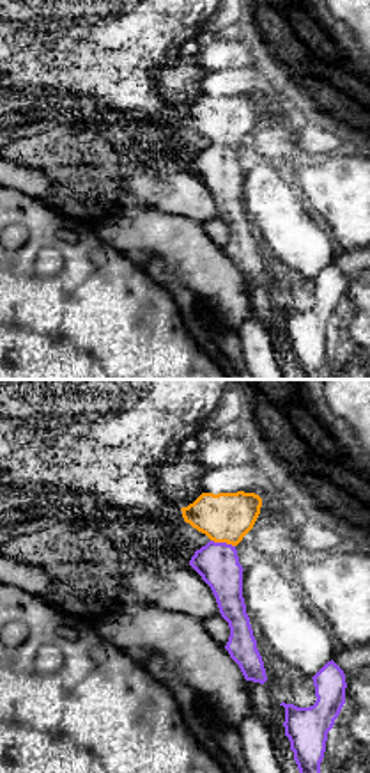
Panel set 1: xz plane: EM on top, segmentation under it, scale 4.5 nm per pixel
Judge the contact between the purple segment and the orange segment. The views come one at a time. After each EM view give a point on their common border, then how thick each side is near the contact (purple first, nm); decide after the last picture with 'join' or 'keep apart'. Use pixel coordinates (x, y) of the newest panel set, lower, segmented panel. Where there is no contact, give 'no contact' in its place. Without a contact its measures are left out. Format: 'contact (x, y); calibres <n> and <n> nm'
contact (223, 543); calibres 190 and 220 nm

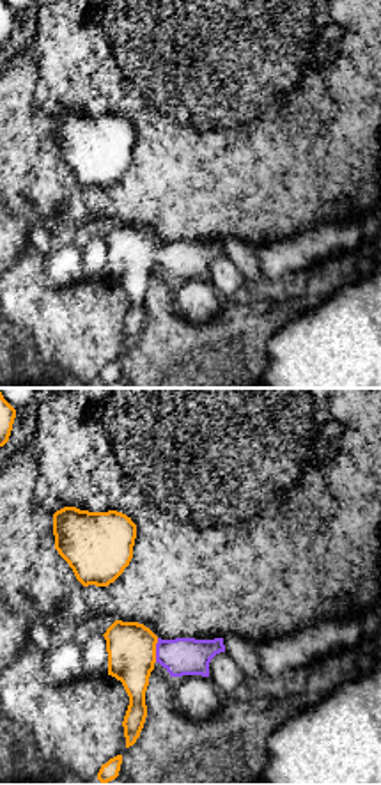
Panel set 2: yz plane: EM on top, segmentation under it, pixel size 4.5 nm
contact (156, 651); calibres 180 and 220 nm

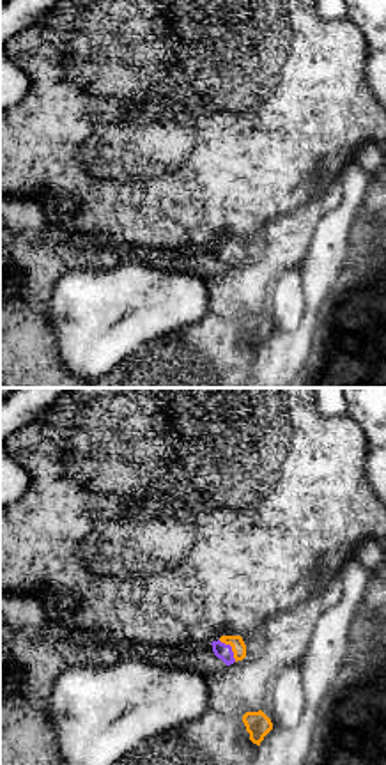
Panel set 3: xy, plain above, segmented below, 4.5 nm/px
contact (231, 649); calibres 70 and 70 nm

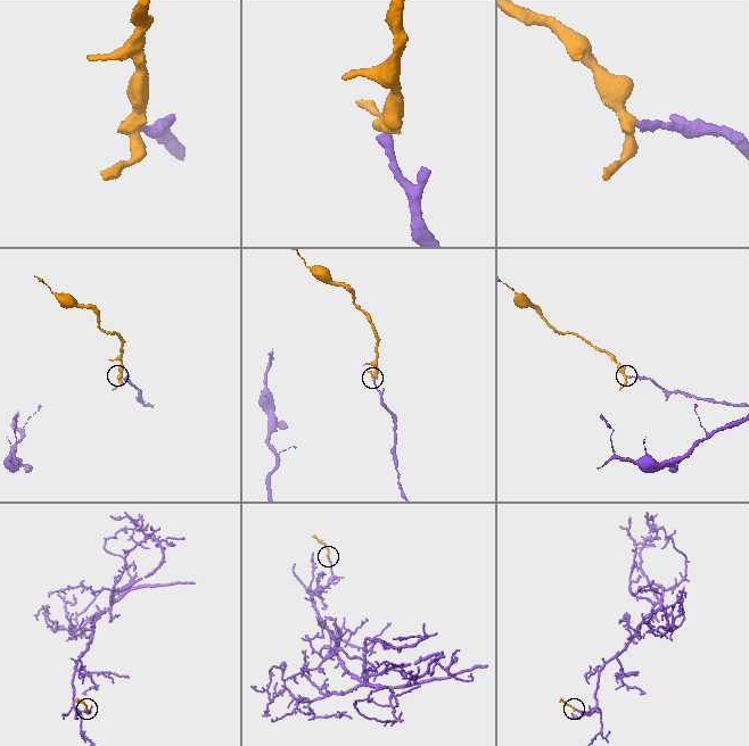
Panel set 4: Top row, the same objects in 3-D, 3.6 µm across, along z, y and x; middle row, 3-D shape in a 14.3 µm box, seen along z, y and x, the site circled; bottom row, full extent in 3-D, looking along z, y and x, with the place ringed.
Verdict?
join

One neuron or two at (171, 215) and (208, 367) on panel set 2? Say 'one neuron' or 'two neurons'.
two neurons

